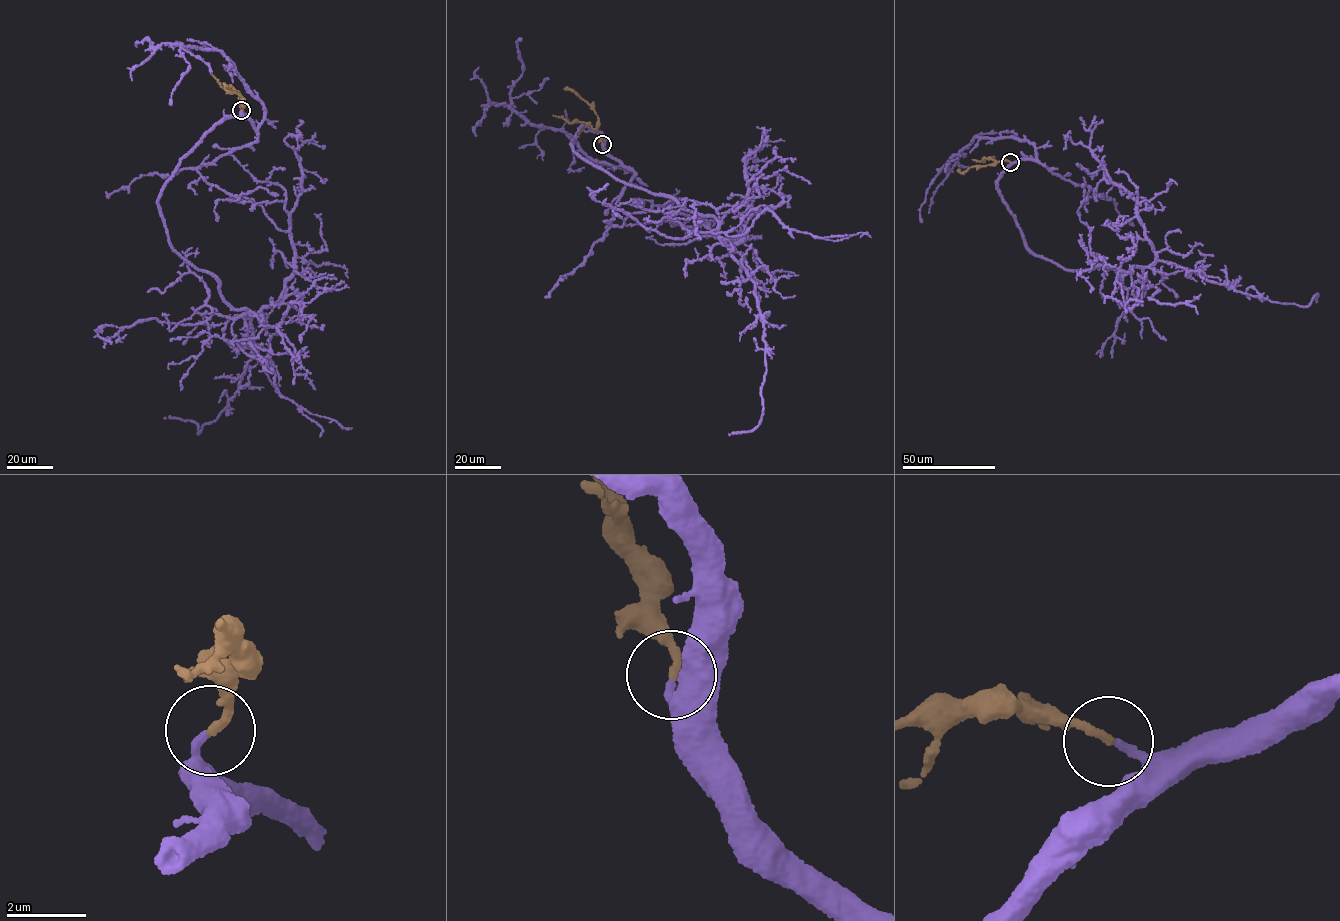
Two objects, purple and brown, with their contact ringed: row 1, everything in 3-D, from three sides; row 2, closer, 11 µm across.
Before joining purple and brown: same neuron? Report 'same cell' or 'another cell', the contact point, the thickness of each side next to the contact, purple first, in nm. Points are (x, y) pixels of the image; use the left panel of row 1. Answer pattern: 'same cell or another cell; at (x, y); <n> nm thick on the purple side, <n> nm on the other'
same cell; at (241, 110); 200 nm thick on the purple side, 200 nm on the other

